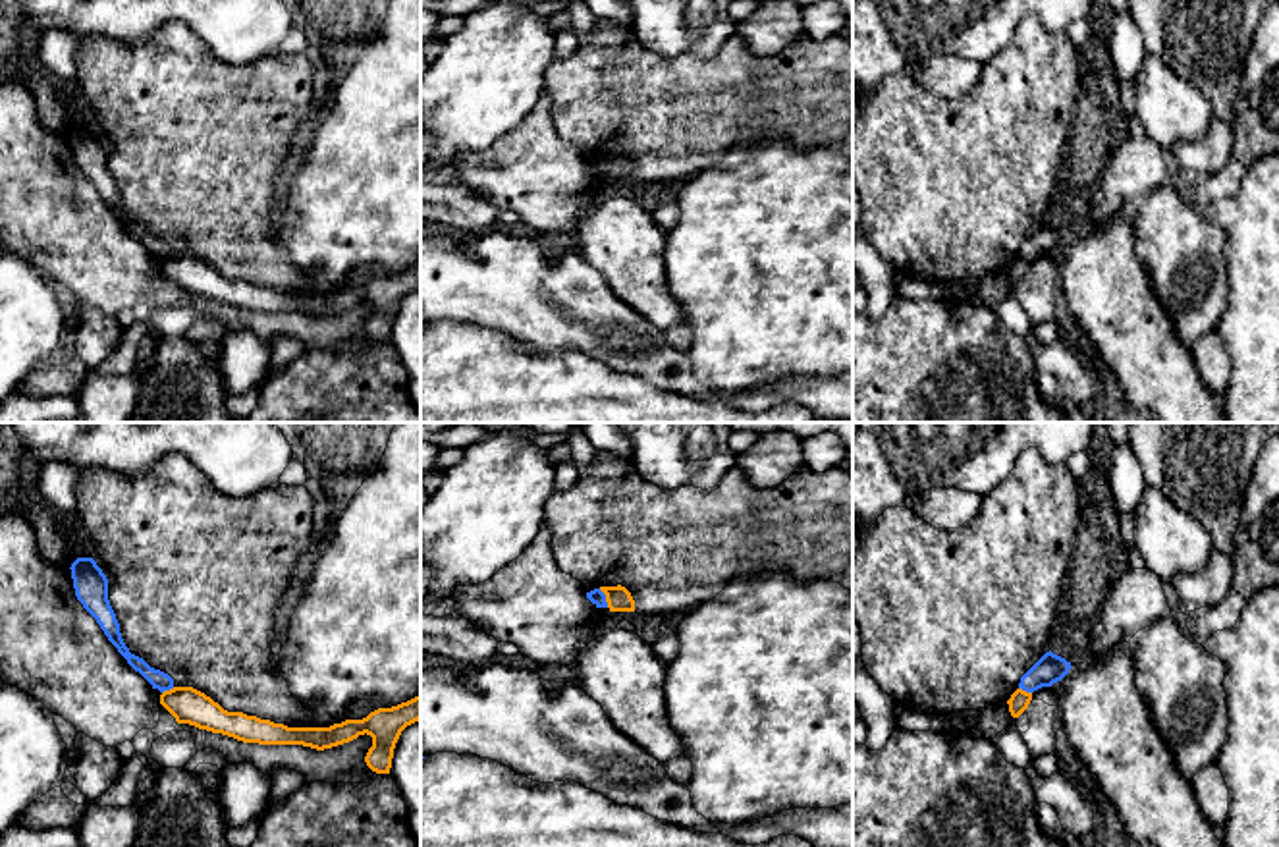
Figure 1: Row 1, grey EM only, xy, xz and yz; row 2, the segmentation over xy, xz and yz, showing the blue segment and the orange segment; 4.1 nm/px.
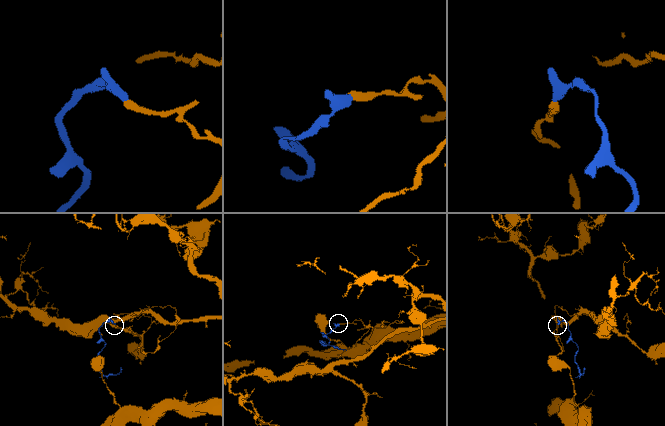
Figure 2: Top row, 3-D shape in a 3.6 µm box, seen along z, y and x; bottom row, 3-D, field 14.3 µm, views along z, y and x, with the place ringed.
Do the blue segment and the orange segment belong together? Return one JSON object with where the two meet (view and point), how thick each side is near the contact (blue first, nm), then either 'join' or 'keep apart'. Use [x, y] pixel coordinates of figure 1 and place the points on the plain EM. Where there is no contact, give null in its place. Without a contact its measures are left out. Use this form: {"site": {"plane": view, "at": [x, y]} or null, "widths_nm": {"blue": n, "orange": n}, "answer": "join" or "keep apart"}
{"site": {"plane": "xz", "at": [604, 166]}, "widths_nm": {"blue": 70, "orange": 100}, "answer": "keep apart"}

